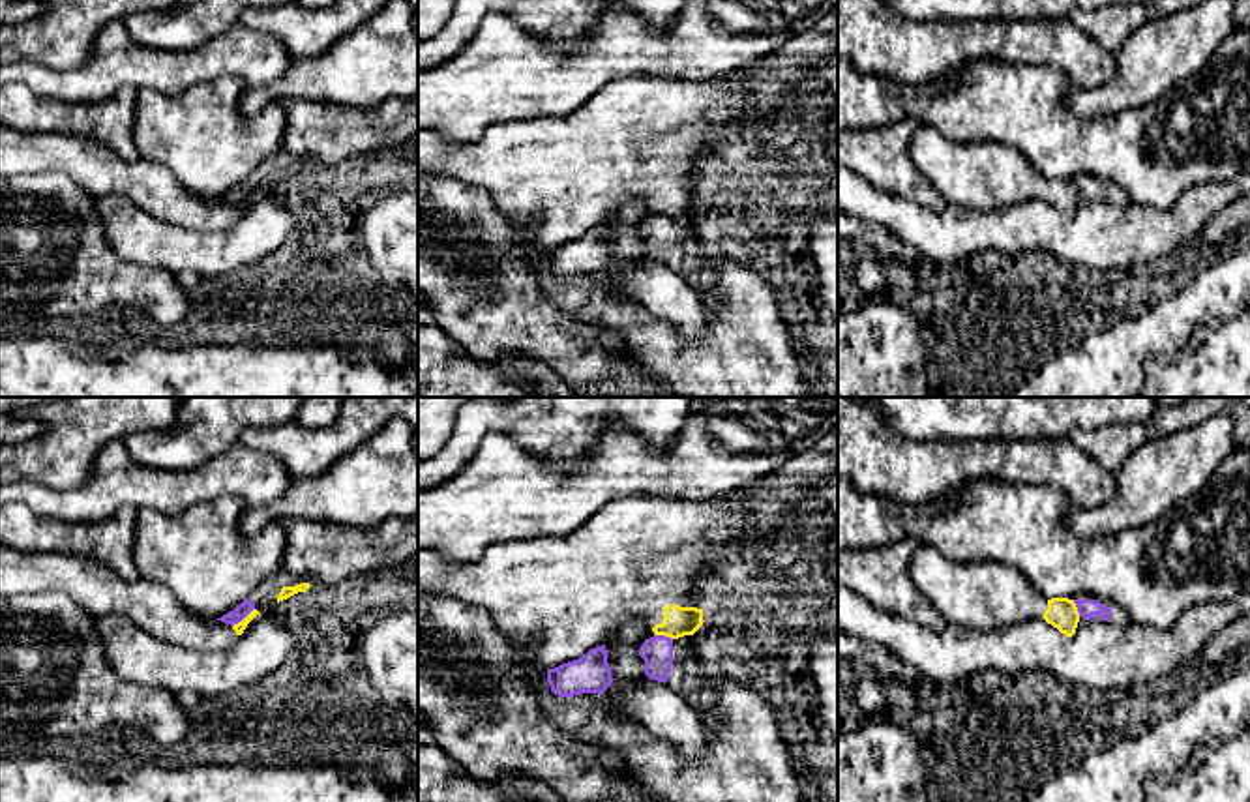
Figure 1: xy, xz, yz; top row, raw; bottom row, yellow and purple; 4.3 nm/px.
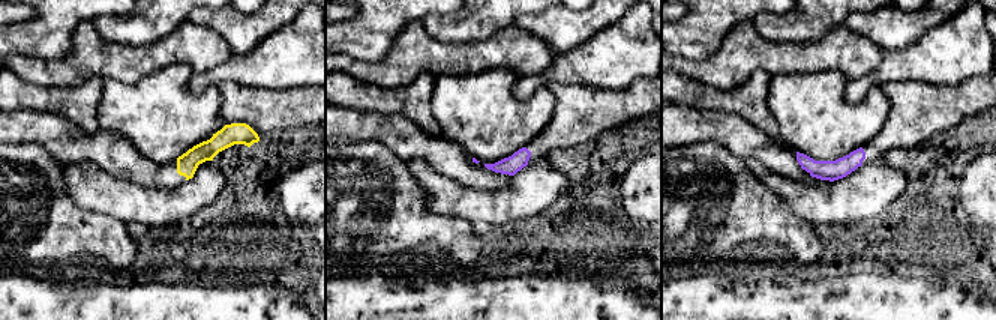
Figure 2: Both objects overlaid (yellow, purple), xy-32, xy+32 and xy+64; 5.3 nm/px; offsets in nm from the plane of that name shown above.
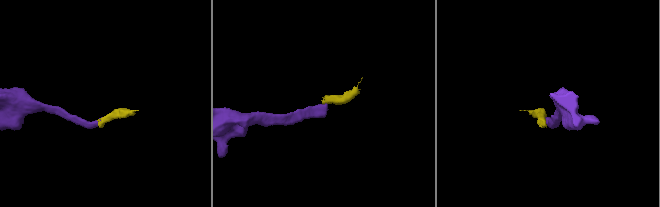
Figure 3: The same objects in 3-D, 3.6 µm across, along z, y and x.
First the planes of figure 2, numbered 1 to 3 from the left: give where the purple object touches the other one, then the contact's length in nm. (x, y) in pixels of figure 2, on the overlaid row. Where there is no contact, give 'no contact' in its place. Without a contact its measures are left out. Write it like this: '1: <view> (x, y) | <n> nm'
1: no contact
2: no contact
3: no contact

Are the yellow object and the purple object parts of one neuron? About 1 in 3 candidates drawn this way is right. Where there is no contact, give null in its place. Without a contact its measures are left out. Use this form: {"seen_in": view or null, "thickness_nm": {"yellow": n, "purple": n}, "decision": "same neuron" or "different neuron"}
{"seen_in": "xy", "thickness_nm": {"yellow": 50, "purple": 60}, "decision": "different neuron"}

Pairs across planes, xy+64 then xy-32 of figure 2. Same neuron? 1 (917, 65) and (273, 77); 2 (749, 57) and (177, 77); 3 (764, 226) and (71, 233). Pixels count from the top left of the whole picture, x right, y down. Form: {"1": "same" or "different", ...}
{"1": "same", "2": "different", "3": "same"}

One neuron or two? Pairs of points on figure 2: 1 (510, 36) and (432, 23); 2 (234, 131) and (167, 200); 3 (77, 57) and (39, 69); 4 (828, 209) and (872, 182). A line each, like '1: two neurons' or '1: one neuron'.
1: two neurons
2: two neurons
3: one neuron
4: one neuron

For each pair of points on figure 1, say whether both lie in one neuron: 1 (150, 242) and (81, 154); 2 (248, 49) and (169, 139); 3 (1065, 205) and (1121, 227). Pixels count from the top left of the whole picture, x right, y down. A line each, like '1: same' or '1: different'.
1: different
2: different
3: different

